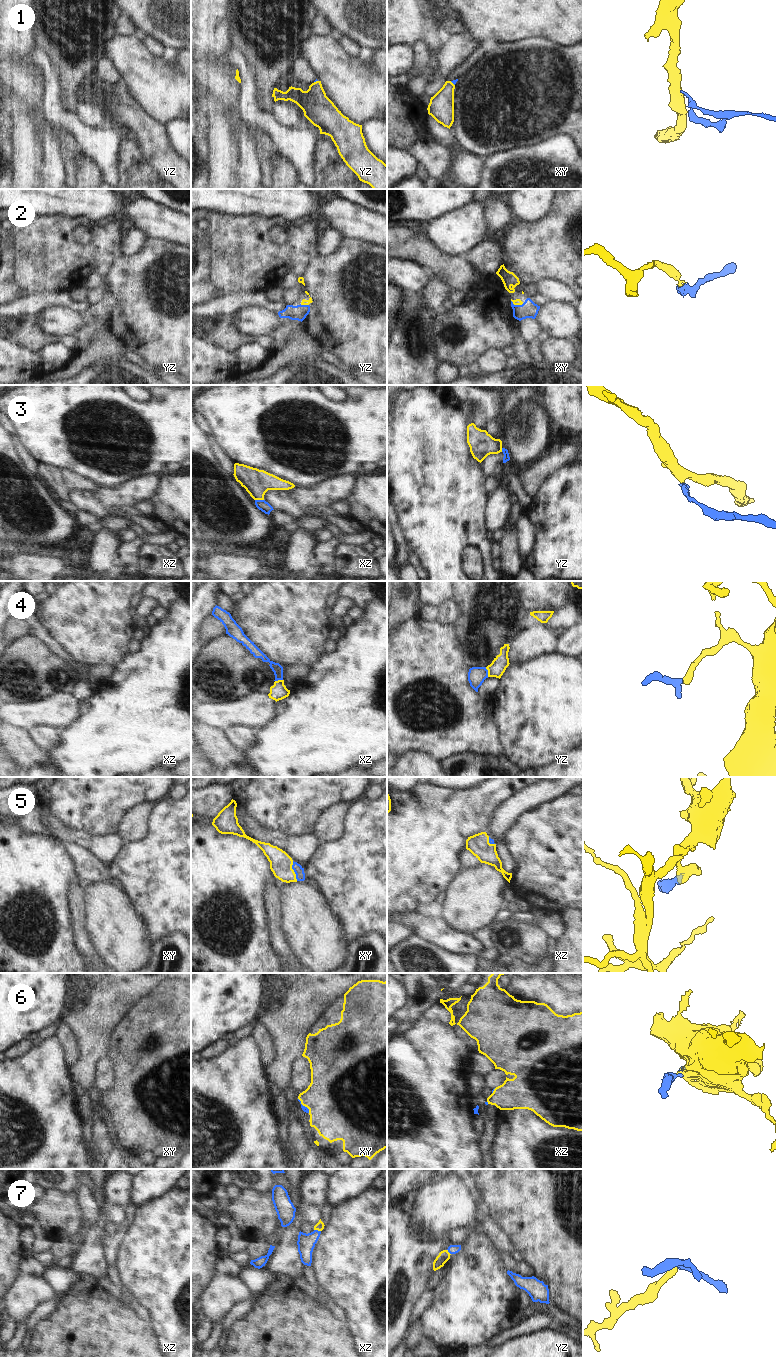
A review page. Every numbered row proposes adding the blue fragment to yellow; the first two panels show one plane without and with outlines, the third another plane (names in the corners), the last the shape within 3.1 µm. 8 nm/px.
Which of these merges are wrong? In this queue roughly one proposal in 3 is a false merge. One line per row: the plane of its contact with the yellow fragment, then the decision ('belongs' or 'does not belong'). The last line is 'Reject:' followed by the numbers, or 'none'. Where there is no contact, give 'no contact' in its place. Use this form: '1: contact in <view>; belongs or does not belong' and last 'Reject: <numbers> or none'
1: contact in xy; belongs
2: contact in yz; belongs
3: contact in xz; does not belong
4: contact in yz; belongs
5: contact in xy; belongs
6: contact in xy; belongs
7: contact in xz; belongs
Reject: 3

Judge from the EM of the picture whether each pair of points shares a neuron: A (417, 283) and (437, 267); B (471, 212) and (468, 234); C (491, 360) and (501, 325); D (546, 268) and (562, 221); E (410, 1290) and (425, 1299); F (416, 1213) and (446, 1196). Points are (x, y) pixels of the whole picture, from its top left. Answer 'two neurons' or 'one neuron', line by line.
A: two neurons
B: one neuron
C: two neurons
D: one neuron
E: two neurons
F: one neuron

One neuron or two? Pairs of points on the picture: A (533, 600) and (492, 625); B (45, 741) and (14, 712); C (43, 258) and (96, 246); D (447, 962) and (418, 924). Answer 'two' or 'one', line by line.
A: two
B: two
C: one
D: two

